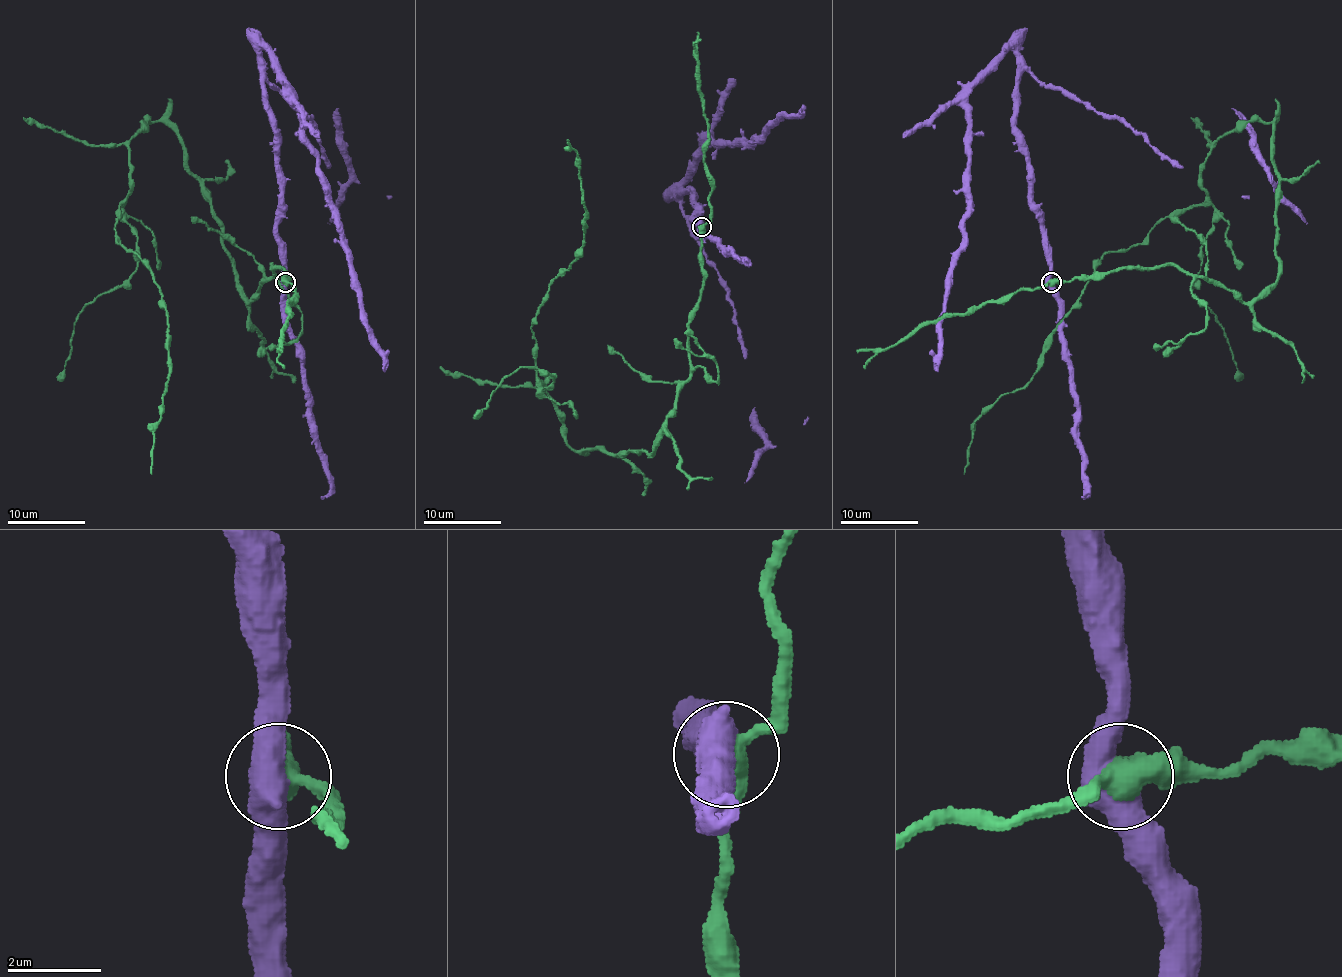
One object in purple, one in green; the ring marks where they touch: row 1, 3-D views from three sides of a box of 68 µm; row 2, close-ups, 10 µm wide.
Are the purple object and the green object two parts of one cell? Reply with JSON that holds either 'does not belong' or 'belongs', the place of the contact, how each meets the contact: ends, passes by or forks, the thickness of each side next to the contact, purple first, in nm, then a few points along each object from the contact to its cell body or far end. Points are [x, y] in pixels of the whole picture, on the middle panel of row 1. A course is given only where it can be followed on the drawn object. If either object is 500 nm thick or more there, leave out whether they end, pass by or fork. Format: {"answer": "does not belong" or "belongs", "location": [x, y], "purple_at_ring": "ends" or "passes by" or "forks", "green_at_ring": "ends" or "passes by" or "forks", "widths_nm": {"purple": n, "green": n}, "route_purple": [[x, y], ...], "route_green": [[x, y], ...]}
{"answer": "belongs", "location": [702, 227], "widths_nm": {"purple": 550, "green": 500}, "route_purple": [[701, 226], [693, 218], [695, 199], [678, 187], [687, 168], [713, 143], [748, 143], [779, 116], [802, 114]], "route_green": [[701, 226], [689, 377], [664, 430], [651, 453], [575, 451], [532, 331], [583, 246], [567, 139]]}

